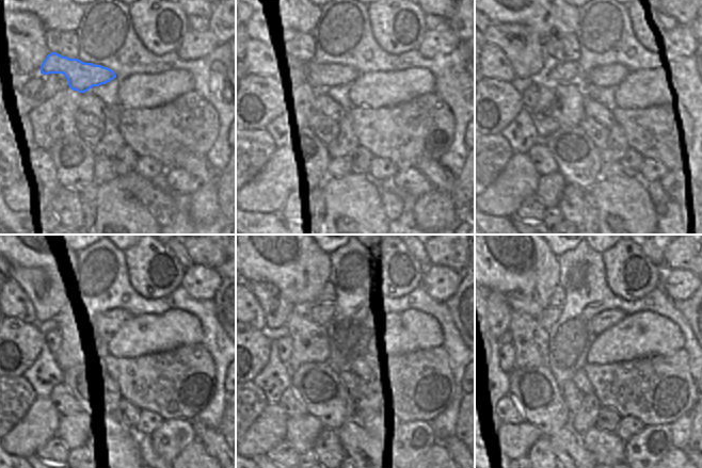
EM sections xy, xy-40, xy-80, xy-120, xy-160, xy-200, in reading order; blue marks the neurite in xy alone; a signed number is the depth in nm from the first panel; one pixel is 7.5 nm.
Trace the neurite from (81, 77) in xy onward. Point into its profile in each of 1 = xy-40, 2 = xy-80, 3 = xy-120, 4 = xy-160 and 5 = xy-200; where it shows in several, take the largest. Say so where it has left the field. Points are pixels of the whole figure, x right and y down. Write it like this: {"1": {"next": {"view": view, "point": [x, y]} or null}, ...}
{"1": {"next": {"view": "xy-40", "point": [317, 76]}}, "2": {"next": {"view": "xy-80", "point": [573, 74]}}, "3": {"next": {"view": "xy-120", "point": [116, 318]}}, "4": {"next": {"view": "xy-160", "point": [364, 319]}}, "5": {"next": {"view": "xy-200", "point": [605, 319]}}}

